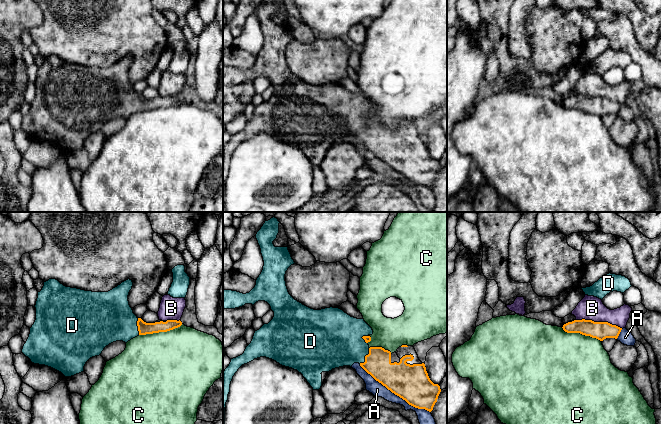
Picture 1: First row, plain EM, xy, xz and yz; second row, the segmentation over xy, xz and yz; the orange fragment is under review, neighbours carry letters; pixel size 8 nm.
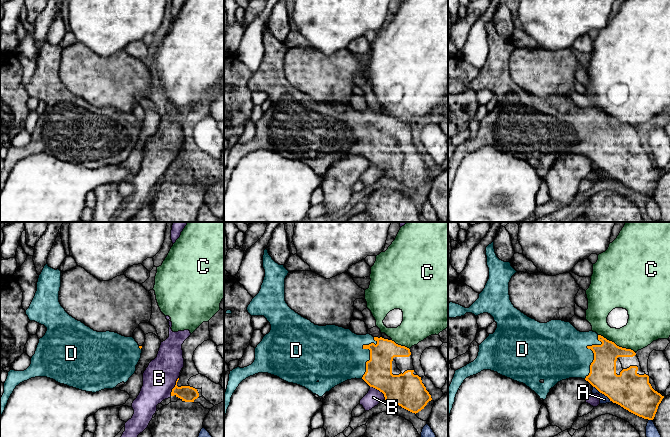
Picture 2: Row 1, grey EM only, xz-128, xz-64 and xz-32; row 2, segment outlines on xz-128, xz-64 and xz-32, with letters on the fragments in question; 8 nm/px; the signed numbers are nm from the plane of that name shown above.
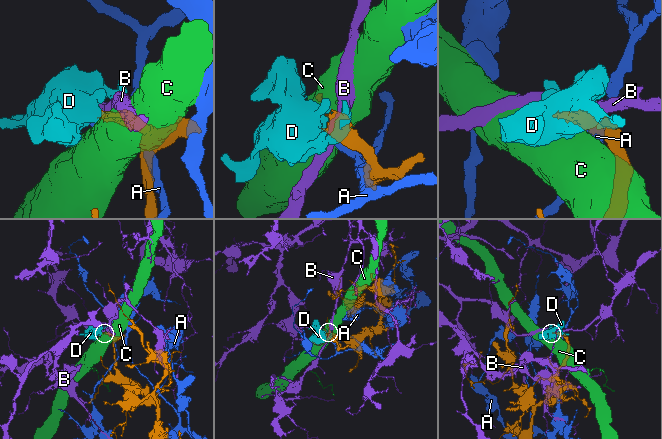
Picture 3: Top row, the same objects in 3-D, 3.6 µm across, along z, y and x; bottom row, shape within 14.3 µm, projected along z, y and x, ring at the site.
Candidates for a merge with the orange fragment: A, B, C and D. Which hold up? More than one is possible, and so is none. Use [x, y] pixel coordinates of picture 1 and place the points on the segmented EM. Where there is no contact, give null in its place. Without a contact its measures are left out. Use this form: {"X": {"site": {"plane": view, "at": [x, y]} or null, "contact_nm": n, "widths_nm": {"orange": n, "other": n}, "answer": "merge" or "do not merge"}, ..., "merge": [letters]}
{"A": {"site": {"plane": "xz", "at": [395, 394]}, "contact_nm": 700, "widths_nm": {"orange": 280, "other": 110}, "answer": "do not merge"}, "B": {"site": {"plane": "yz", "at": [599, 322]}, "contact_nm": 380, "widths_nm": {"orange": 140, "other": 190}, "answer": "do not merge"}, "C": {"site": {"plane": "xy", "at": [160, 331]}, "contact_nm": 360, "widths_nm": {"orange": 100, "other": 480}, "answer": "do not merge"}, "D": {"site": {"plane": "xz", "at": [365, 357]}, "contact_nm": 150, "widths_nm": {"orange": 220, "other": 400}, "answer": "merge"}, "merge": ["D"]}

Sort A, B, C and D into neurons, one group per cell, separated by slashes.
A / B / C / D

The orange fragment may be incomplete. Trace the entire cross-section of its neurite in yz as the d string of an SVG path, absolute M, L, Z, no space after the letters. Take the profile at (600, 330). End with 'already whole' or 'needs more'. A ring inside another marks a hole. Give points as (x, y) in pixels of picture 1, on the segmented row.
M574 320L563 325L567 333L580 333L603 341L606 338L617 339L622 328L608 322L594 322L592 320Z | already whole

